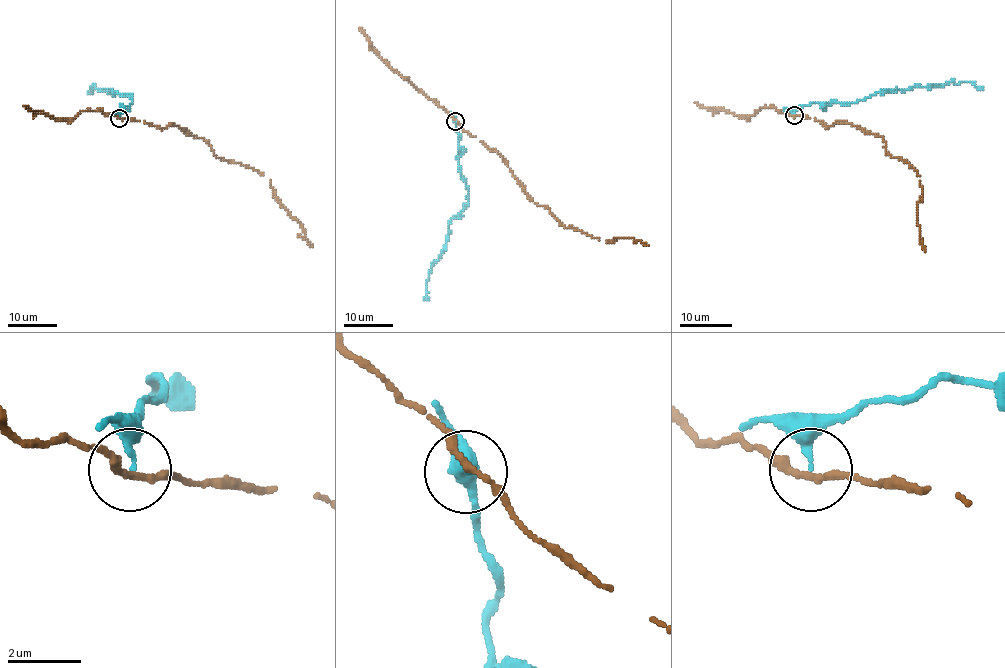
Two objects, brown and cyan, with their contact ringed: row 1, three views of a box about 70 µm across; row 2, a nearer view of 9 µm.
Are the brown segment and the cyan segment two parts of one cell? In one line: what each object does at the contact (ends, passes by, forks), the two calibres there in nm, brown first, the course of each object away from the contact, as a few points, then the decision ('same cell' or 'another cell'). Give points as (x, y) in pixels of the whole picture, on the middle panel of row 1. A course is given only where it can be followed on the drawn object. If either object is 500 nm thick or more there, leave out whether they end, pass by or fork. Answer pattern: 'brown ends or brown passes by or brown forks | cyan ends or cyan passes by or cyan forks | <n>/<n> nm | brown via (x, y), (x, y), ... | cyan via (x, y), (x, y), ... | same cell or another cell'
brown passes by | cyan ends | 160/200 nm | brown via (455, 121), (496, 152), (524, 191), (548, 207), (564, 226), (609, 243), (617, 237), (634, 238), (648, 246) | cyan via (455, 121), (460, 154), (457, 162), (467, 189), (467, 205), (451, 219), (445, 248), (428, 274), (425, 300) | another cell

